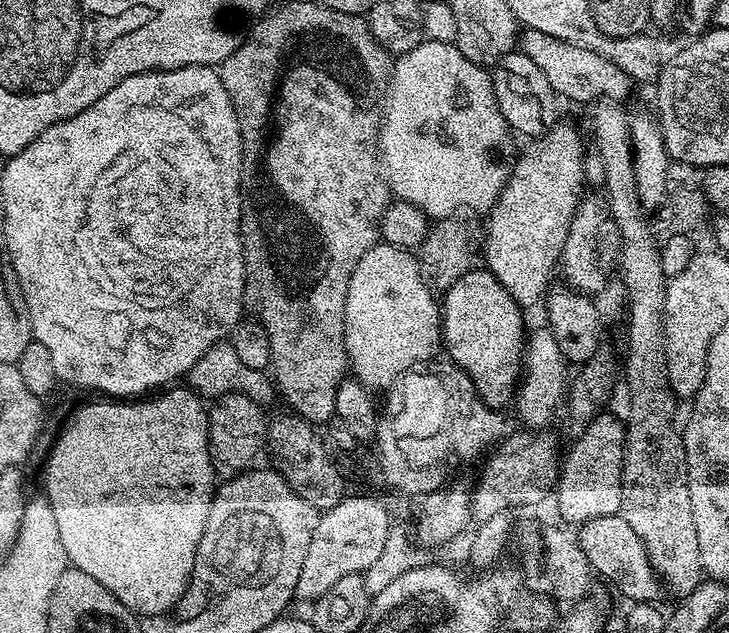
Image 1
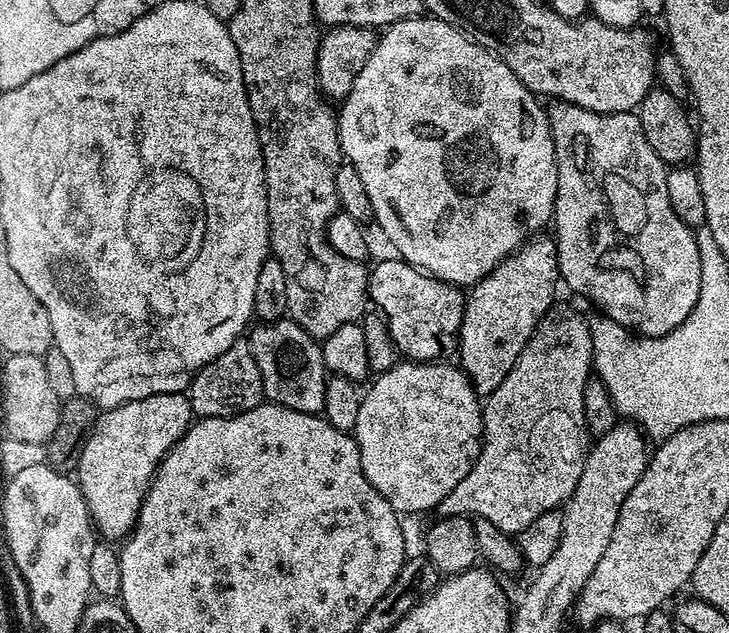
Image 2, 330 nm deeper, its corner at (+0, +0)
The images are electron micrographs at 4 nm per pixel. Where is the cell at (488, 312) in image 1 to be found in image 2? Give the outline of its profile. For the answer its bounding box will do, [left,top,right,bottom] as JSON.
[368,258,465,361]

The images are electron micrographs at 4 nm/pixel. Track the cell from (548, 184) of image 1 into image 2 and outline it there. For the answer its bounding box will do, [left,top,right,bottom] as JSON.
[458,234,560,398]

